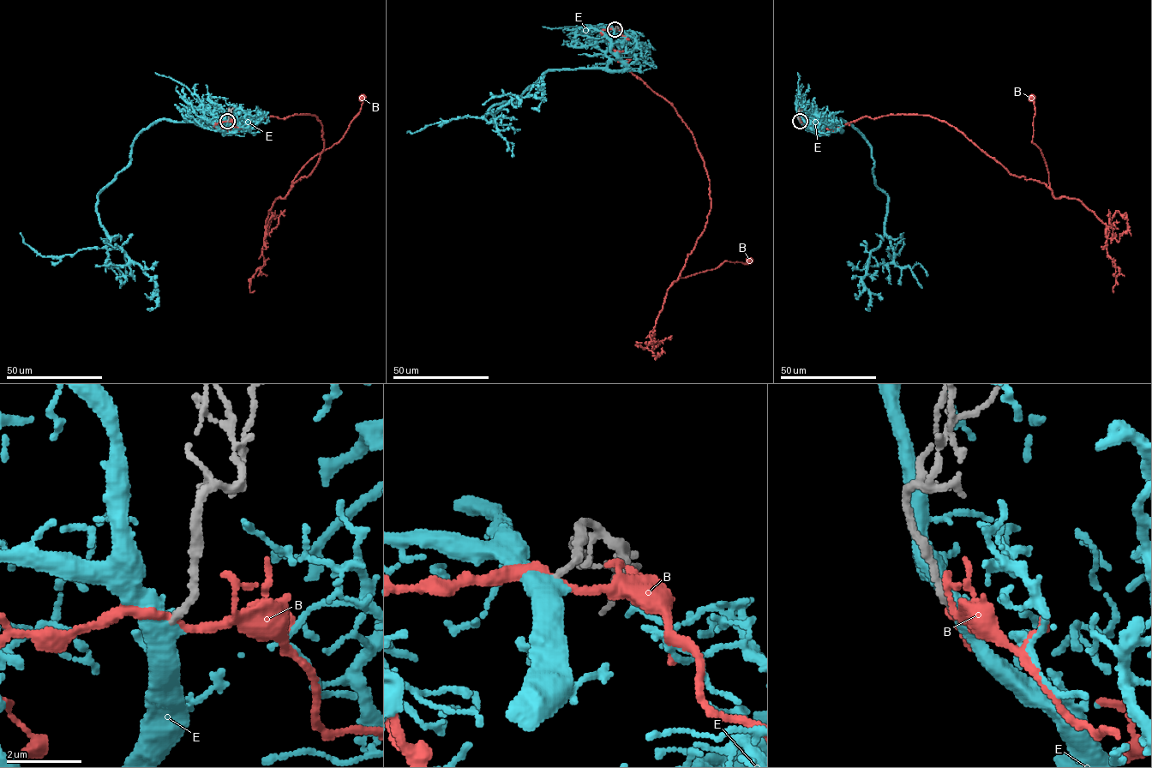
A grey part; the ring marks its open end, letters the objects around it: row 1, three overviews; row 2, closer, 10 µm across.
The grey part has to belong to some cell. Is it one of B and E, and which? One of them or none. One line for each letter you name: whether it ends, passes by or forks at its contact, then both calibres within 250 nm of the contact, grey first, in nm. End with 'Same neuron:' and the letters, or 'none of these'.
E: it passes by | 180/500 nm
Same neuron: E

